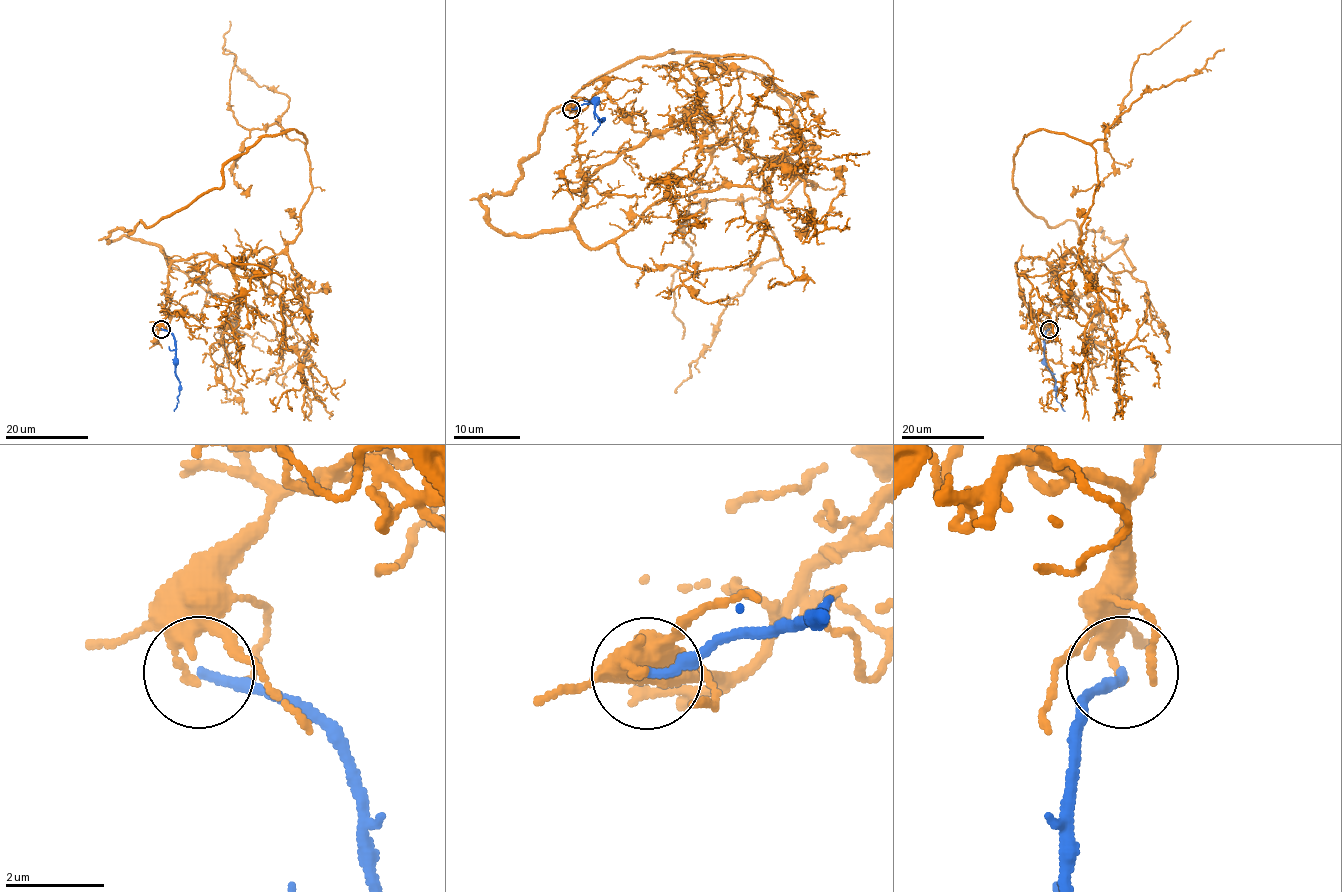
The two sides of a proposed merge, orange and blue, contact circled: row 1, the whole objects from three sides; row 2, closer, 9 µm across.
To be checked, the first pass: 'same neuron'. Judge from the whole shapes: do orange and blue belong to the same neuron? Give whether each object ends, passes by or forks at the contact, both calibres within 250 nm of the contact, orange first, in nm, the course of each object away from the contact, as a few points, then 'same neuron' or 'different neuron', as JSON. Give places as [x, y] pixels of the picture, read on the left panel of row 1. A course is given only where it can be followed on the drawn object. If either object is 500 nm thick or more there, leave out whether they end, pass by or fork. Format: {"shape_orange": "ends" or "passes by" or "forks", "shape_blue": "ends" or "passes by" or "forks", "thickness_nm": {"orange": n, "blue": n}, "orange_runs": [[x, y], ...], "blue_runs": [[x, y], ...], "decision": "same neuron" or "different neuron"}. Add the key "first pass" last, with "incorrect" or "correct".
{"shape_orange": "ends", "shape_blue": "ends", "thickness_nm": {"orange": 140, "blue": 190}, "orange_runs": [[161, 330], [171, 265], [281, 252], [311, 191], [300, 140], [237, 122], [230, 20]], "blue_runs": [[161, 328], [173, 336], [175, 375], [179, 380], [178, 403], [174, 411]], "decision": "different neuron", "first pass": "incorrect"}

